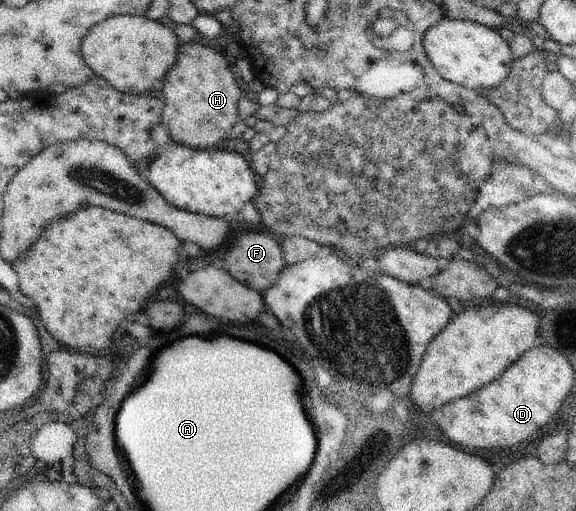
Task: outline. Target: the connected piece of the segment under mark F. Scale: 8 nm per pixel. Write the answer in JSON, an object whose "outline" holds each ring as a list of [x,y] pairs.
{"outline":[[[265,230],[241,233],[225,253],[224,263],[226,271],[236,281],[260,293],[278,277],[279,271],[286,265],[280,240],[266,233]]]}

